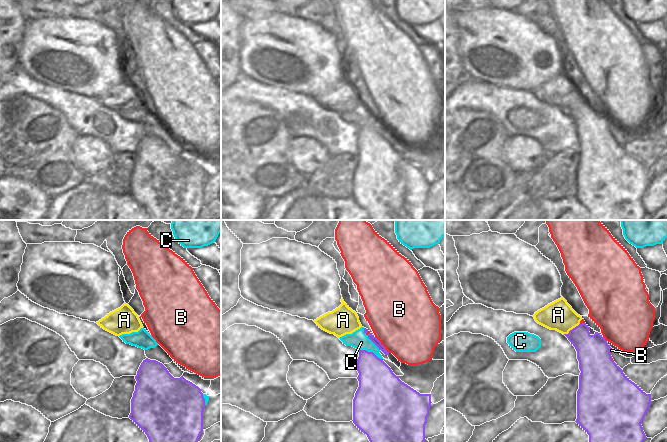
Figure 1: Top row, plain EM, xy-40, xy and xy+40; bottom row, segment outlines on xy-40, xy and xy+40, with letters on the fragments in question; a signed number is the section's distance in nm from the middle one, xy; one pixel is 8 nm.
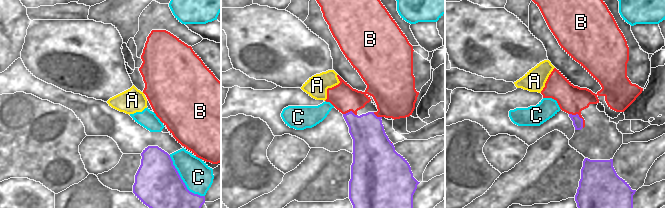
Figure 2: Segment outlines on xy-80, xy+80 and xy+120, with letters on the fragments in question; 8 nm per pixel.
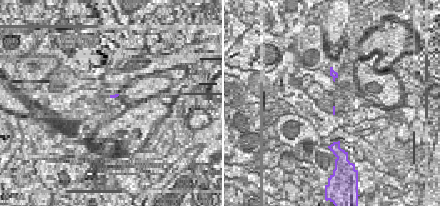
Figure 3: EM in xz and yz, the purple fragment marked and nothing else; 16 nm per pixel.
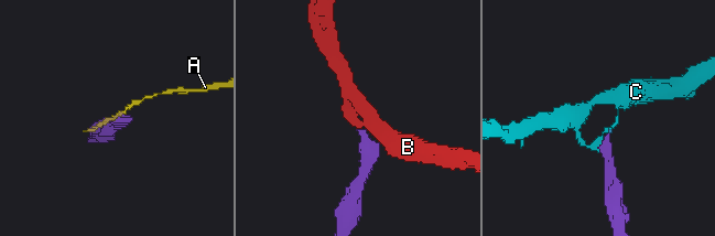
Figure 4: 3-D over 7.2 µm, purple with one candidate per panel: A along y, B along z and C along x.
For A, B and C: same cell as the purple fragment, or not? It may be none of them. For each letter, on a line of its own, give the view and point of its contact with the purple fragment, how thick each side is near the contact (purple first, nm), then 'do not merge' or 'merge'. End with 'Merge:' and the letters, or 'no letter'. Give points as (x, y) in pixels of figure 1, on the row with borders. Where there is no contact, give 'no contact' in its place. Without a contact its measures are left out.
A: xy+40 (572, 329) | 280/240 nm | do not merge
B: xy (381, 344) | 50/500 nm | merge
C: xy (371, 352) | 300/140 nm | do not merge
Merge: B

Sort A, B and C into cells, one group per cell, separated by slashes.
A / B / C

